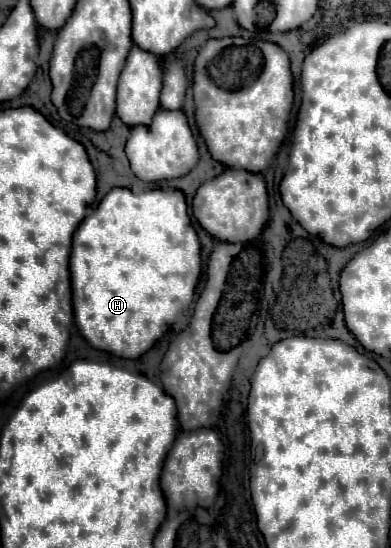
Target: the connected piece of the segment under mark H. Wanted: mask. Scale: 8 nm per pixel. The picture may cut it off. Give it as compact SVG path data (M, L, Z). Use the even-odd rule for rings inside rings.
M114 187L74 233L70 253L74 319L86 341L118 357L136 359L148 351L166 331L170 319L190 307L202 273L200 239L190 223L184 191L148 189L134 195L126 187Z

